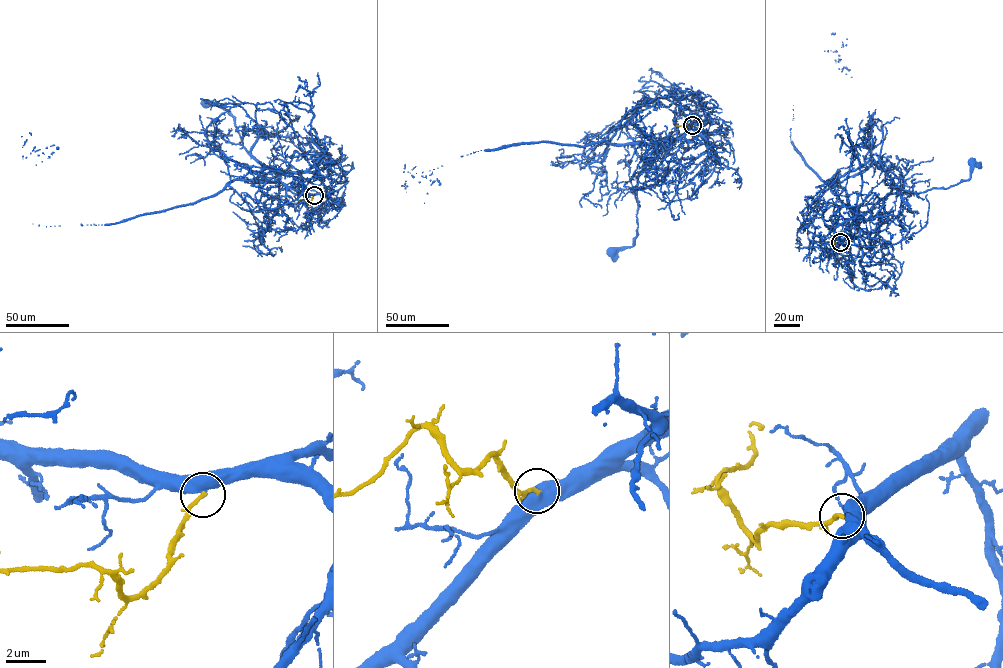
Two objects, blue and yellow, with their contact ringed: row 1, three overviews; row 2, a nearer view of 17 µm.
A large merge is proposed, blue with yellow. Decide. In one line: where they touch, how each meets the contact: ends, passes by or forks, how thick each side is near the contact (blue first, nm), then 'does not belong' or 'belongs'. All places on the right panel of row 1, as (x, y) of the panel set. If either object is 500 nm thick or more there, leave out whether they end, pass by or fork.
at (840, 242); 650 nm thick on the blue side, 180 nm on the other; belongs

